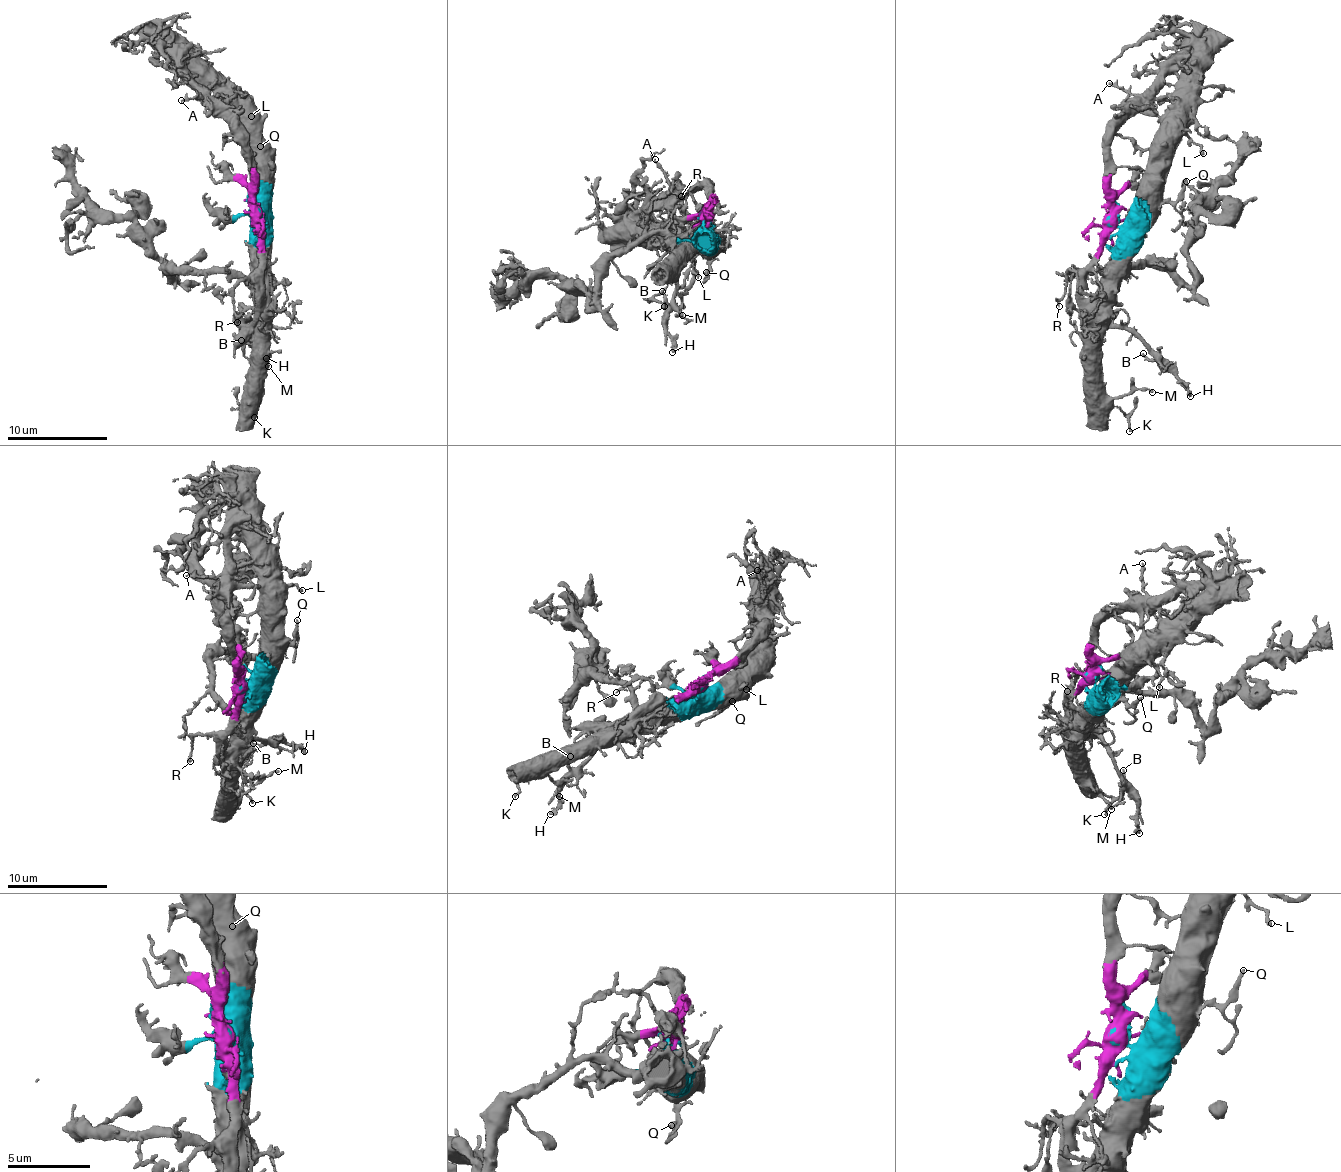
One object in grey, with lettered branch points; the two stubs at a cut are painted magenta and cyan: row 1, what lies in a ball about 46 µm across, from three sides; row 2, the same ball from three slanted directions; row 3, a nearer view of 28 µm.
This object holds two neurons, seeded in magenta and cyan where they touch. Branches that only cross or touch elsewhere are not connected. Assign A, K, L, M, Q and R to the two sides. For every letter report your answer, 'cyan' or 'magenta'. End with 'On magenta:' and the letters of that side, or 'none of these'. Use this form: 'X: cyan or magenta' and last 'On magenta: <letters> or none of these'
A: magenta
K: cyan
L: cyan
M: cyan
Q: cyan
R: magenta
On magenta: A, R

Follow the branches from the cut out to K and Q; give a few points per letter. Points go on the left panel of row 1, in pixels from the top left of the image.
K: (255, 210), (261, 225), (262, 251), (260, 391), (242, 408), (255, 417)
Q: (255, 210), (257, 210), (251, 200), (255, 181), (265, 169), (260, 145)

